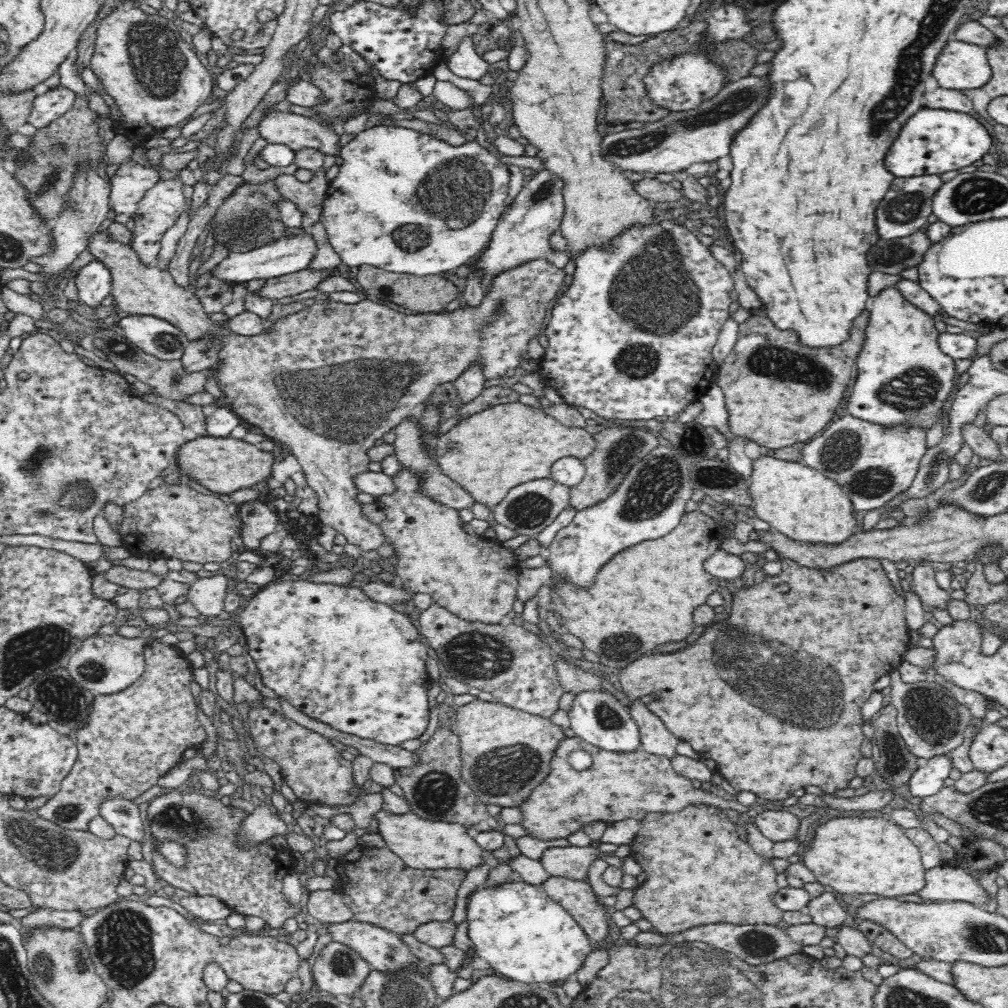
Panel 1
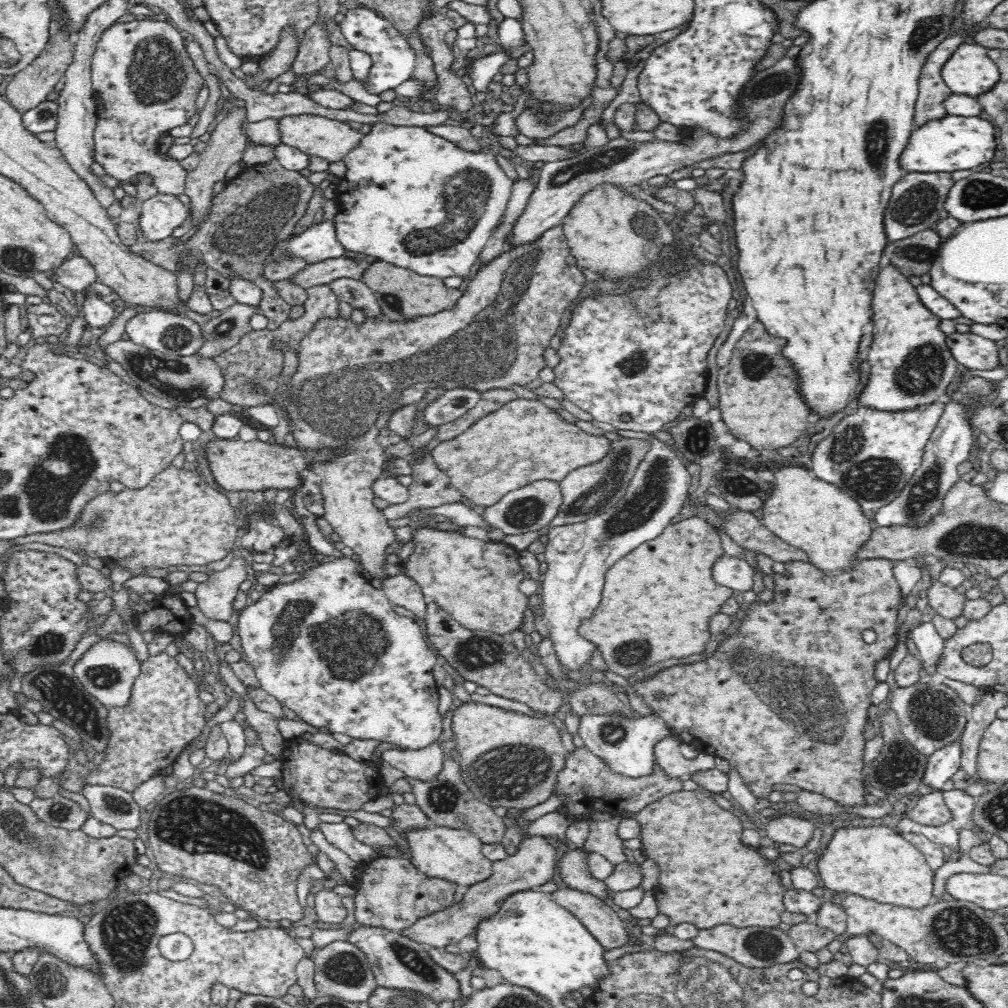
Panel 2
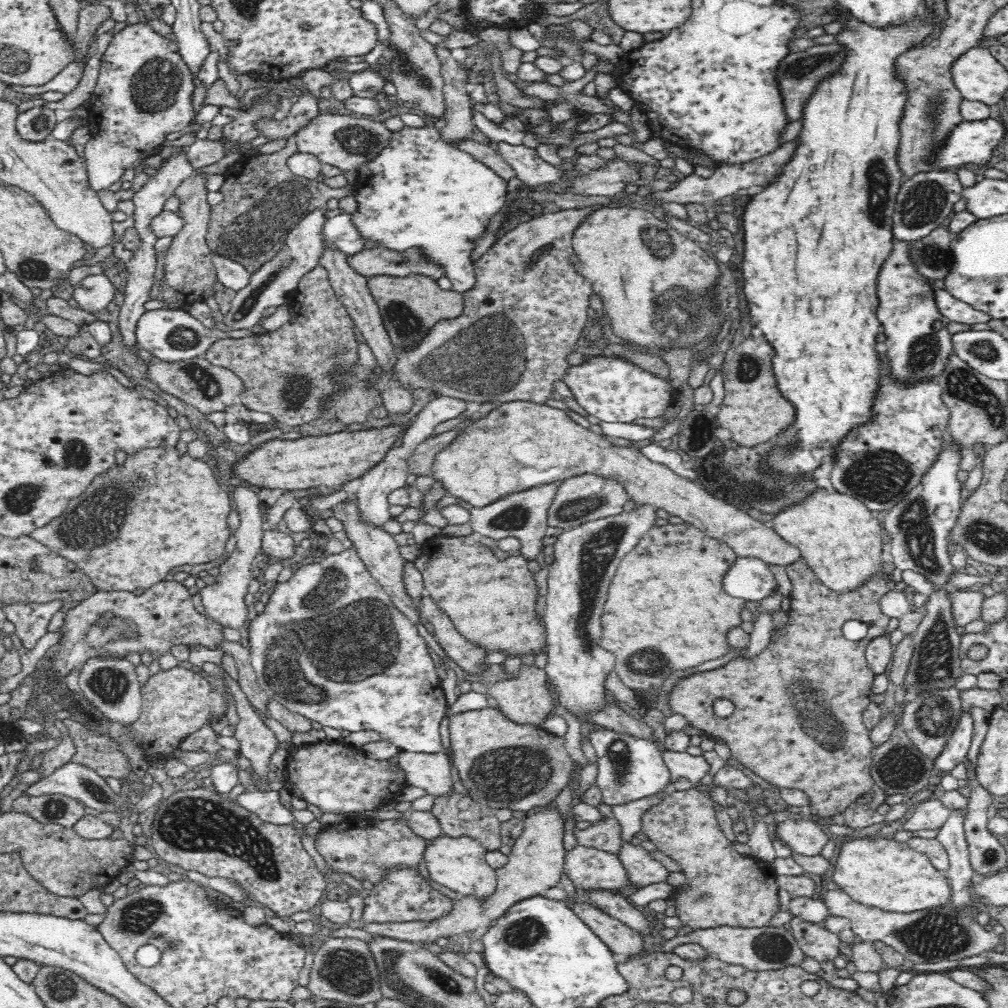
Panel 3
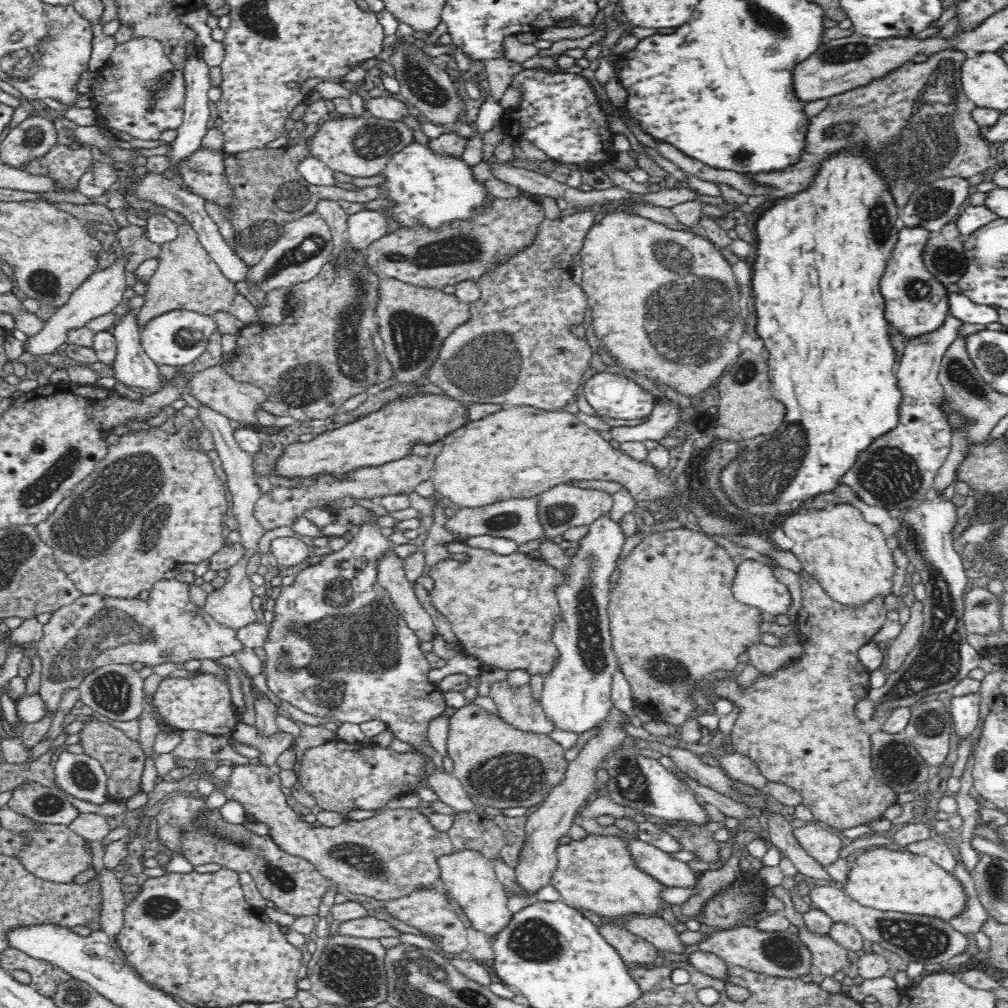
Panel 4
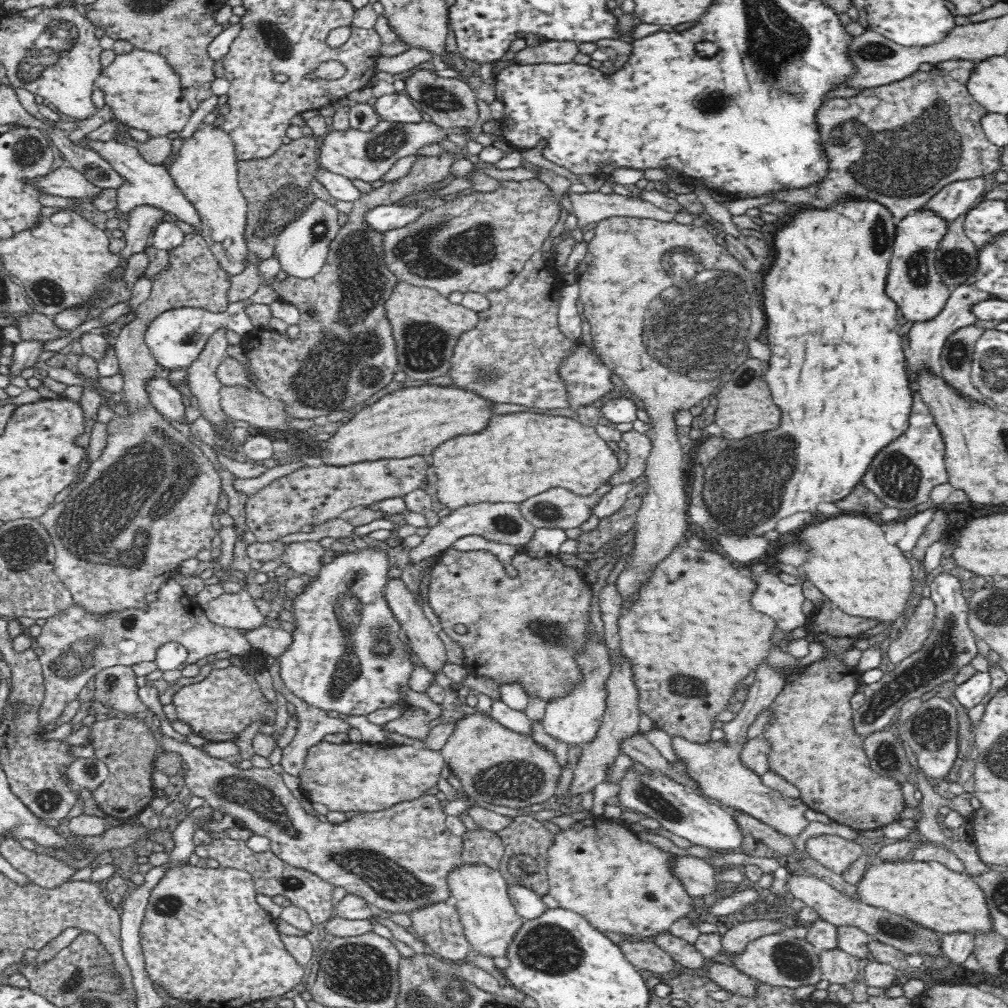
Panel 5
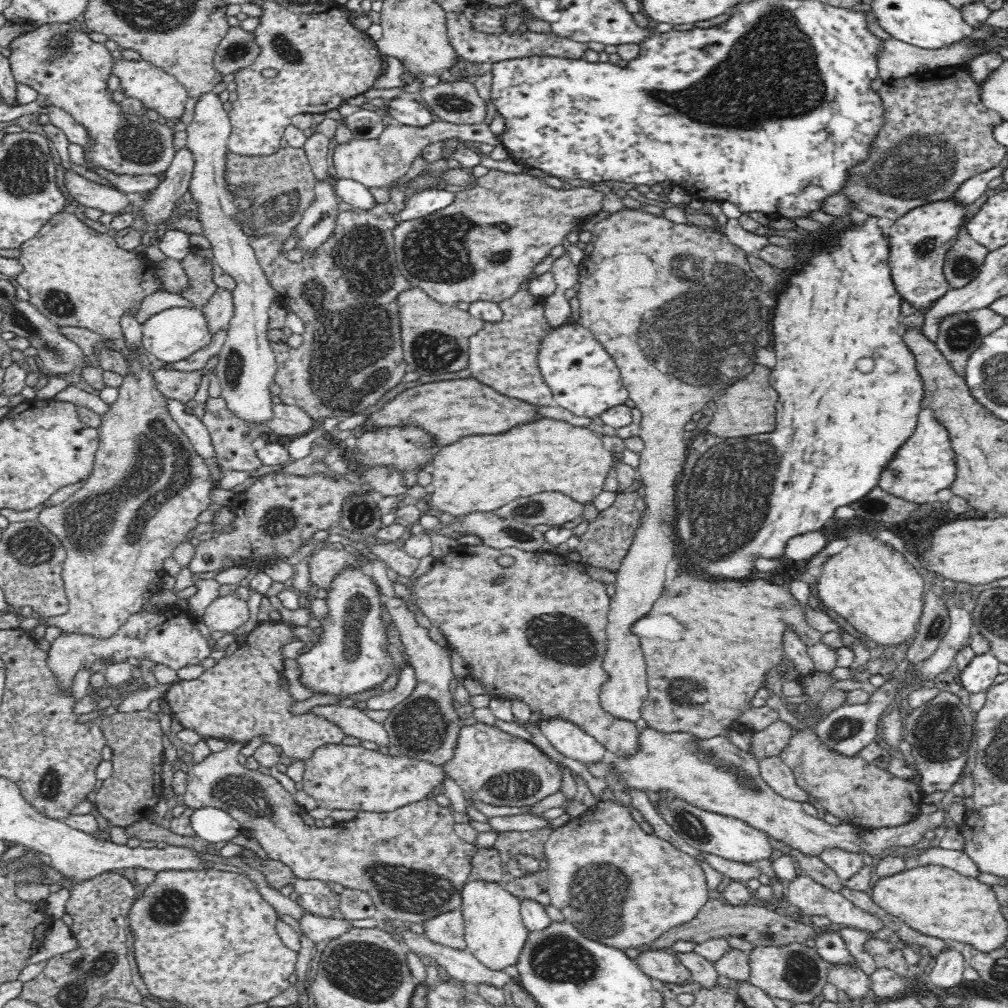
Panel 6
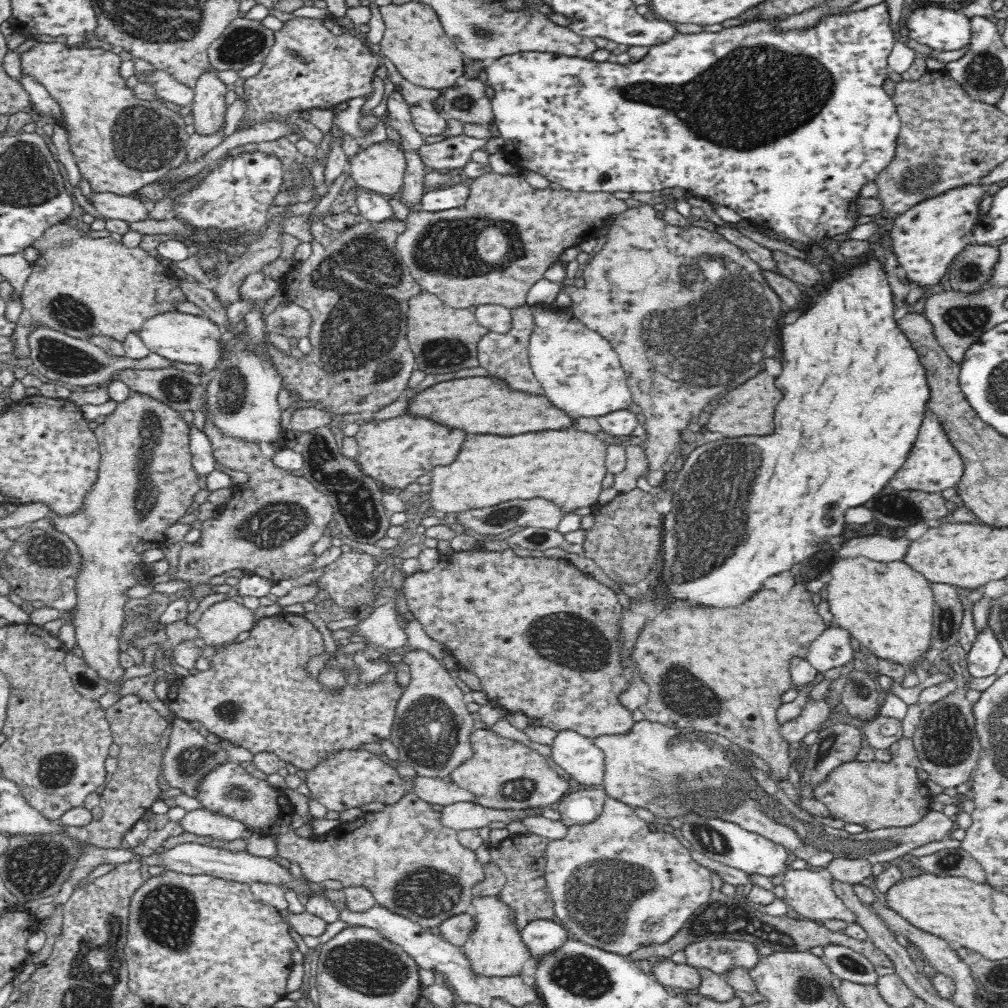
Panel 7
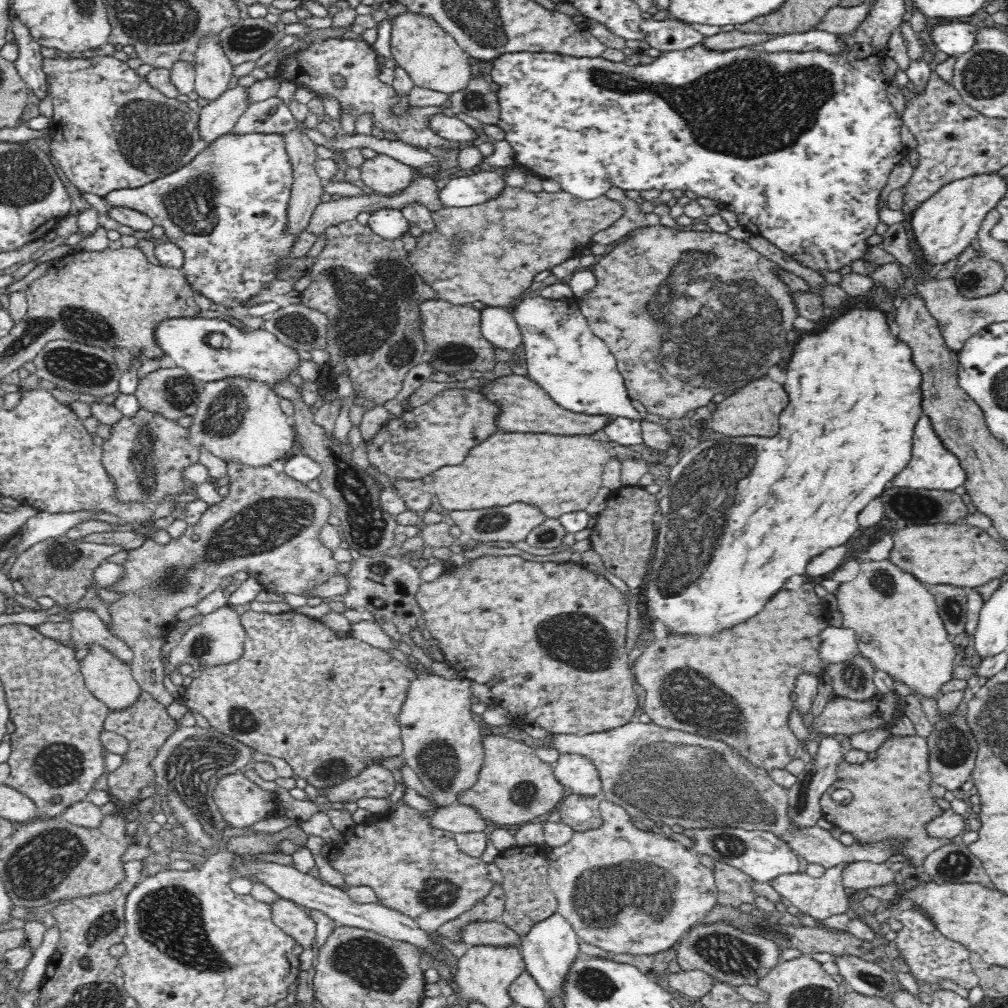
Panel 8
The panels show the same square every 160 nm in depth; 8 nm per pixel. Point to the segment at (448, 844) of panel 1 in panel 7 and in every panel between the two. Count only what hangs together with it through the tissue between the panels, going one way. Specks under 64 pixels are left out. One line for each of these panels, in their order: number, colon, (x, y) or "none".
2: (454, 854)
3: (459, 863)
4: (468, 875)
5: (478, 892)
6: (494, 931)
7: (495, 947)

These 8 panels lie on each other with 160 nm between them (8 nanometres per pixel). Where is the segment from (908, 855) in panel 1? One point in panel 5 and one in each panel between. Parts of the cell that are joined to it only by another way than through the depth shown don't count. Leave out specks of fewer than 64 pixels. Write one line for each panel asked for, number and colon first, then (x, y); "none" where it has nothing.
2: (876, 862)
3: (882, 873)
4: (900, 881)
5: (942, 900)

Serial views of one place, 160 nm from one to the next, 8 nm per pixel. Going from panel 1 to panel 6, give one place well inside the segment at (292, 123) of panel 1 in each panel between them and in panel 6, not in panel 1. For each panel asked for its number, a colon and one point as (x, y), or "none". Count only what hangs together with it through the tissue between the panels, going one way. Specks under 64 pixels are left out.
2: (331, 140)
3: (345, 141)
4: (357, 146)
5: (367, 156)
6: (376, 162)

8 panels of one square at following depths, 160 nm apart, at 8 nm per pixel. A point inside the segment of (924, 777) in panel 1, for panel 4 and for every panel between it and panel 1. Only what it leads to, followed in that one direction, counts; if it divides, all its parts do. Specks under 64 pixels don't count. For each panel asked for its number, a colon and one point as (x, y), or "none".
2: (941, 766)
3: (954, 753)
4: (964, 709)

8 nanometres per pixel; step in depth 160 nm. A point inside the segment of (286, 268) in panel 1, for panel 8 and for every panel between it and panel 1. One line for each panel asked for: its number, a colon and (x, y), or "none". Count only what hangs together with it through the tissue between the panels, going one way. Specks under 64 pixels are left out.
2: (318, 242)
3: (338, 232)
4: (364, 227)
5: (384, 217)
6: (423, 202)
7: (443, 198)
8: (463, 191)

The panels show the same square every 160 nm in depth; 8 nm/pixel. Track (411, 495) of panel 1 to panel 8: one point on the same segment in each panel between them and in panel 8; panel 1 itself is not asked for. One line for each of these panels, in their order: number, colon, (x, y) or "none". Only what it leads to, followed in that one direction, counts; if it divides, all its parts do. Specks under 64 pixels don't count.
2: (478, 582)
3: (491, 602)
4: (501, 608)
5: (526, 629)
6: (540, 636)
7: (542, 637)
8: (554, 632)

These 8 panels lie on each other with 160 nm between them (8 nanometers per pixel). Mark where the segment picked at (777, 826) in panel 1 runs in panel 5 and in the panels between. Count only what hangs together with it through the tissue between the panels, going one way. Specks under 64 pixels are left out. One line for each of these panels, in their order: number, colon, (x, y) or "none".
2: (791, 830)
3: (805, 837)
4: (823, 846)
5: (835, 853)

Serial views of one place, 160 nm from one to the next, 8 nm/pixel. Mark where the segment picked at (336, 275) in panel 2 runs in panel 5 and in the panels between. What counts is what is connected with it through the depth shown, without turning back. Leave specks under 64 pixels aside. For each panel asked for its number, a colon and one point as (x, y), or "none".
3: (379, 261)
4: (461, 250)
5: (477, 241)

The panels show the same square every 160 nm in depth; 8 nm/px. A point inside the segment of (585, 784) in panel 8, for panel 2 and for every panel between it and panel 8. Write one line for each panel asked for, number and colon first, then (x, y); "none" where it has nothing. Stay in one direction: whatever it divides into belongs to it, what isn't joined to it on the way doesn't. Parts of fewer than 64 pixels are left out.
2: (578, 555)
3: (586, 558)
4: (576, 696)
5: (573, 718)
6: (568, 738)
7: (578, 755)

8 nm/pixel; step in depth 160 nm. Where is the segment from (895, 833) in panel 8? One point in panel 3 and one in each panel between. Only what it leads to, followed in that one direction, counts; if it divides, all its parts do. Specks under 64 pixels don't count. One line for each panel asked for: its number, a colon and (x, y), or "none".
3: (797, 723)
4: (798, 725)
5: (813, 744)
6: (858, 793)
7: (876, 794)

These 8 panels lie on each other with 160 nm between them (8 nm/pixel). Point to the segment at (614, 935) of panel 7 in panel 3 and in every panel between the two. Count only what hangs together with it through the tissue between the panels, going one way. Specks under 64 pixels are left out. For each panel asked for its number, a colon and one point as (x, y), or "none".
3: (587, 867)
4: (597, 873)
5: (599, 869)
6: (620, 885)

